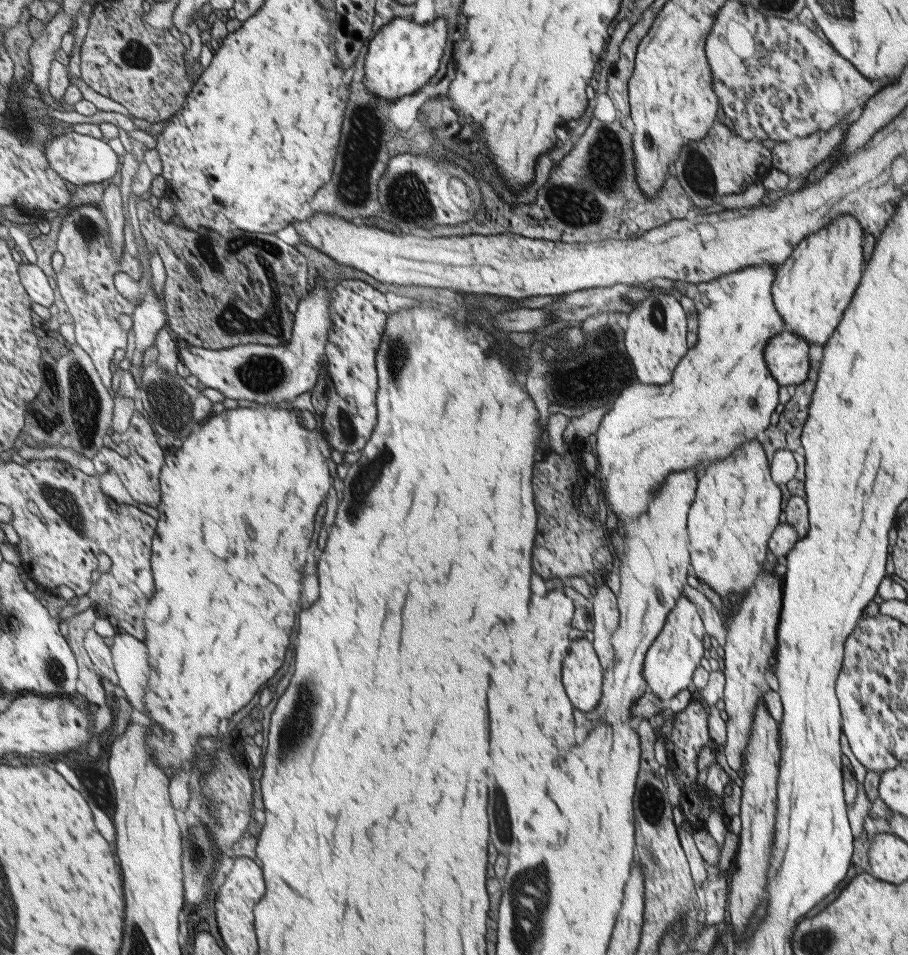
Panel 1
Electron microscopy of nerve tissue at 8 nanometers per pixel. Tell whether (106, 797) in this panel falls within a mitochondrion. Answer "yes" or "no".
yes

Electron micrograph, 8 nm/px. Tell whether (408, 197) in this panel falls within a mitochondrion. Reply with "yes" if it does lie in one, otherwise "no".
yes

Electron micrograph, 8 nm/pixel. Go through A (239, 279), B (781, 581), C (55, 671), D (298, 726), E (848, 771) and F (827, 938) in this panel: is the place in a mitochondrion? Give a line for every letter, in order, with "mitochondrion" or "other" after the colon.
A: other
B: other
C: mitochondrion
D: mitochondrion
E: other
F: mitochondrion

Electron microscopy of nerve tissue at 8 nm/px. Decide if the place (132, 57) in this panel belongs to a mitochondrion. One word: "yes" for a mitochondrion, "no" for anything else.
yes

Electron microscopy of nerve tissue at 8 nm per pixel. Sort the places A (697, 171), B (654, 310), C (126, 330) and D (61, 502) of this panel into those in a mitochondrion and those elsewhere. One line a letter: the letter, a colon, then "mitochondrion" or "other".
A: mitochondrion
B: mitochondrion
C: other
D: mitochondrion

